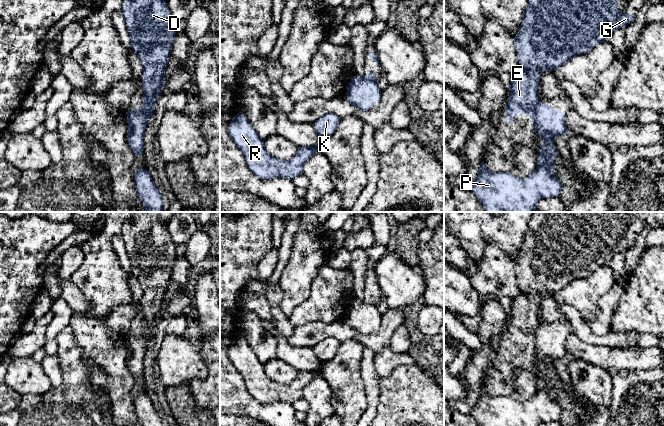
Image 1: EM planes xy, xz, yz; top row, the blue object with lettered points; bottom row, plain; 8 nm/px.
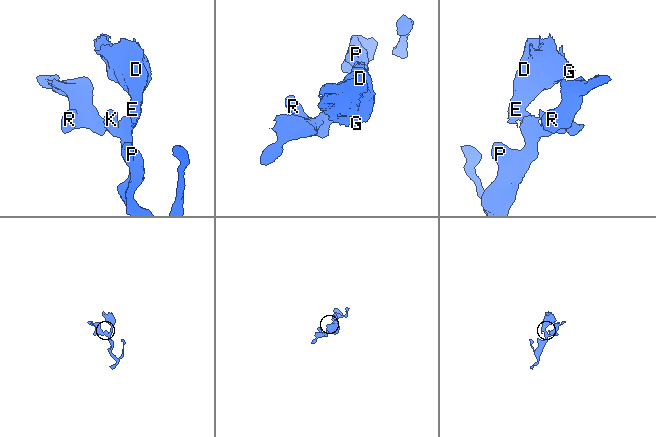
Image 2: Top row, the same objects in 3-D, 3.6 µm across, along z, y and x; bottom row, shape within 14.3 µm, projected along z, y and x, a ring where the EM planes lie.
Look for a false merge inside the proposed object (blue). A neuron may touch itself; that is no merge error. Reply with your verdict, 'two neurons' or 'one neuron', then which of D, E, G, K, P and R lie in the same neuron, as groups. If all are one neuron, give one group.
two neurons | D E G / K P R

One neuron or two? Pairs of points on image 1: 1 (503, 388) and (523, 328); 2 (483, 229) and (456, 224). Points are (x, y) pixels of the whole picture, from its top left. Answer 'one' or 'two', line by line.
1: one
2: one

